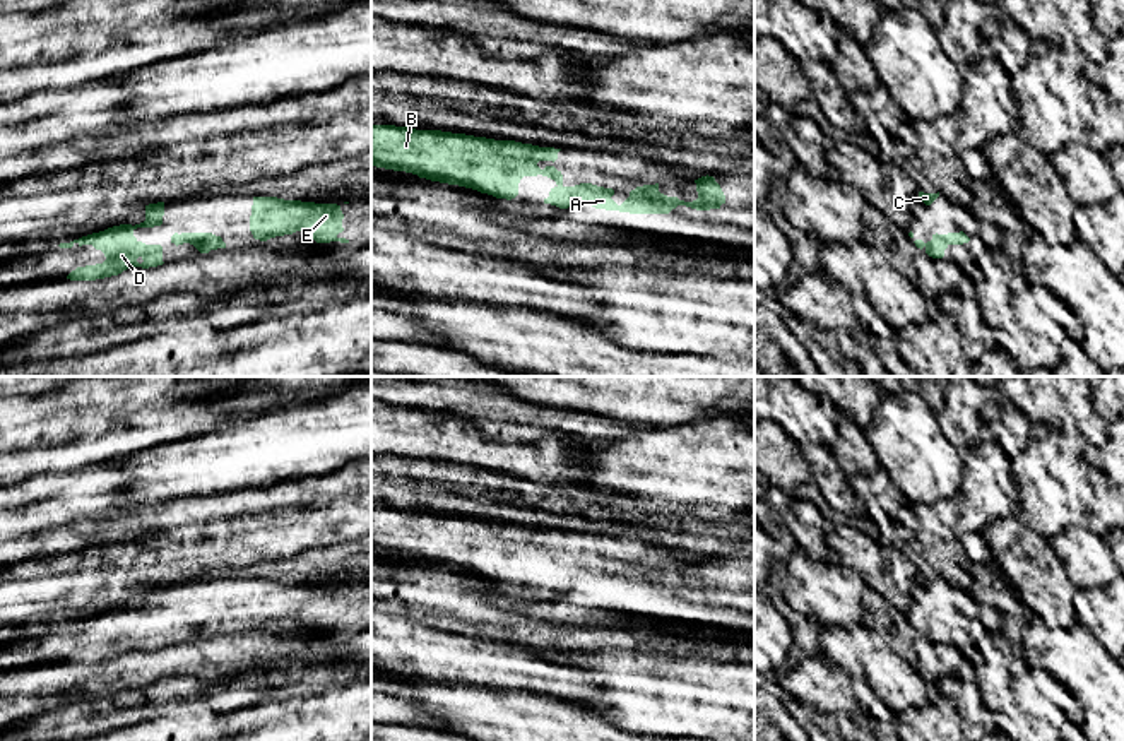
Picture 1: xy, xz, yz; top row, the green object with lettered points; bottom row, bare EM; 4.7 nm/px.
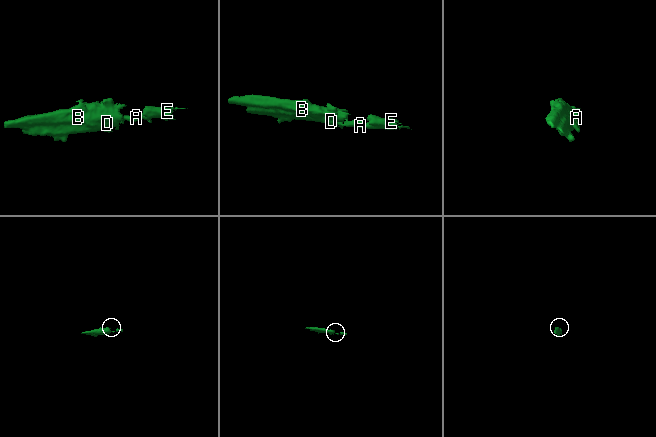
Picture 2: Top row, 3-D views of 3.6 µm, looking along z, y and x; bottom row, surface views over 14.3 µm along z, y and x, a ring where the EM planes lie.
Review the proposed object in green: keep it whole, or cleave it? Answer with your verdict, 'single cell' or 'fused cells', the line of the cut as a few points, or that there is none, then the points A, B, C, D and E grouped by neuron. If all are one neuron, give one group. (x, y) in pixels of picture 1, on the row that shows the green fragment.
single cell | no cut | A B C D E

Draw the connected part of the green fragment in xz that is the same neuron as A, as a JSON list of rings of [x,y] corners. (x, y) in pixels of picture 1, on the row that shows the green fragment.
[[[371,125],[371,166],[405,171],[431,181],[458,185],[493,195],[496,199],[512,200],[518,195],[518,183],[524,176],[547,176],[556,181],[544,204],[568,209],[573,205],[587,204],[595,209],[619,210],[630,214],[669,214],[677,205],[686,205],[696,210],[720,209],[725,204],[725,195],[713,176],[701,176],[695,180],[698,199],[693,202],[667,197],[659,192],[659,183],[636,187],[630,197],[618,205],[611,197],[612,188],[597,187],[592,183],[580,183],[575,187],[563,185],[563,175],[554,166],[541,169],[539,161],[556,161],[561,149],[539,147],[515,140],[494,140],[486,137],[474,137],[465,133],[452,133],[441,130],[416,130],[411,127],[395,125]]]

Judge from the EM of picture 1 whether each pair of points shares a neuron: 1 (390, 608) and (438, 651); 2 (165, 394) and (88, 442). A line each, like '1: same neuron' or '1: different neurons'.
1: different neurons
2: same neuron

